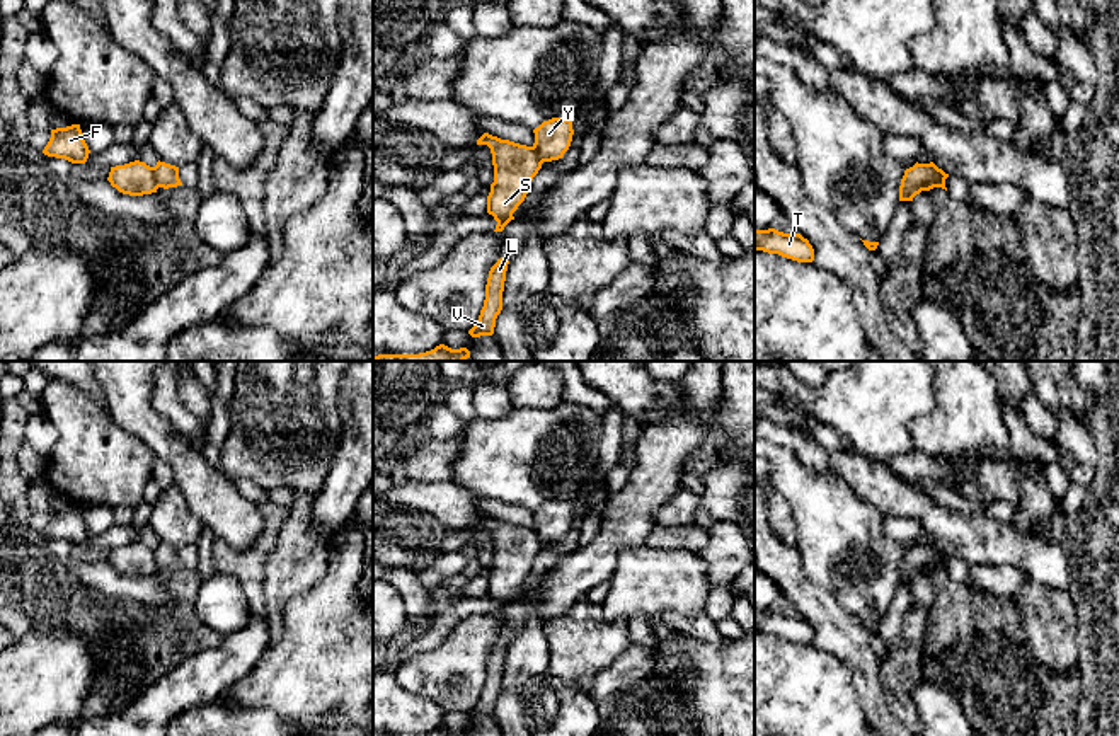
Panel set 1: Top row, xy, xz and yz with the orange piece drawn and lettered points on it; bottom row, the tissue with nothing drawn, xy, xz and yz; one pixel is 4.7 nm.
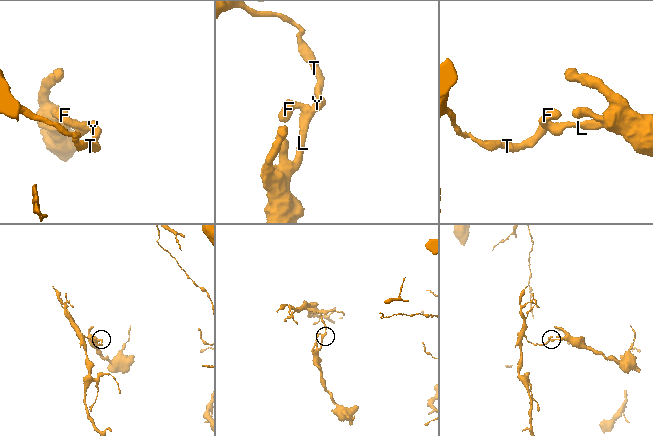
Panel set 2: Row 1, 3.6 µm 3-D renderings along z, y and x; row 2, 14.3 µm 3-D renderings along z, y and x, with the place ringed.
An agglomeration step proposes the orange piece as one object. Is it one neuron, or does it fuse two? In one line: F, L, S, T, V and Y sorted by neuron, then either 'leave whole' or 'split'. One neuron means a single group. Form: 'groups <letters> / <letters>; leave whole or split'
groups F L S V / T Y; split

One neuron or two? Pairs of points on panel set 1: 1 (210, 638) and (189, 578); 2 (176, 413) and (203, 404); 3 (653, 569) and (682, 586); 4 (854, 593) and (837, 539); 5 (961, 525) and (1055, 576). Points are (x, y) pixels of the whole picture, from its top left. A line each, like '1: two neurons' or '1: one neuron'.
1: one neuron
2: two neurons
3: one neuron
4: one neuron
5: one neuron

